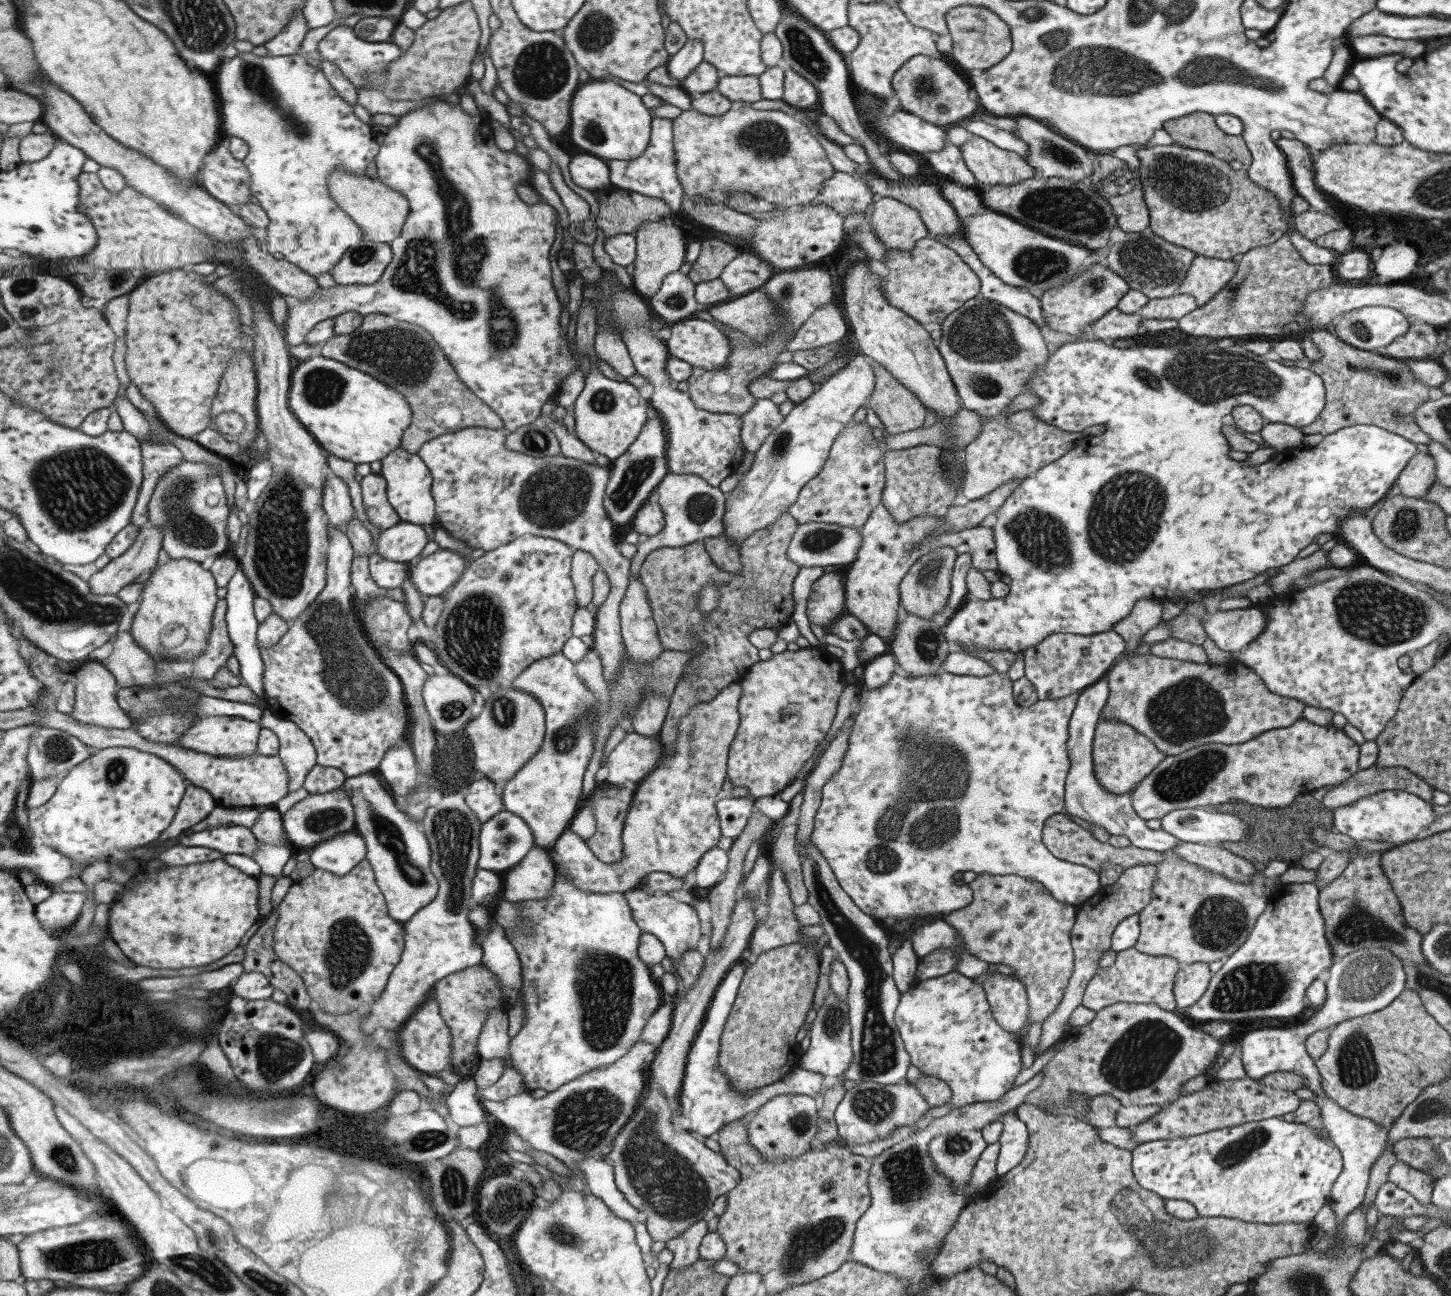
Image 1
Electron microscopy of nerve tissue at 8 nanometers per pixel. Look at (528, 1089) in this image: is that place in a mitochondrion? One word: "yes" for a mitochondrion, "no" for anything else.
no

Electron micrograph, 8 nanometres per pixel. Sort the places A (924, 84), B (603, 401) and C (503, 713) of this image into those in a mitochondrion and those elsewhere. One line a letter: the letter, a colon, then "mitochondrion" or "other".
A: mitochondrion
B: mitochondrion
C: mitochondrion

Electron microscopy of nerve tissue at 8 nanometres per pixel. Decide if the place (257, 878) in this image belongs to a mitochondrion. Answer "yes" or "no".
no

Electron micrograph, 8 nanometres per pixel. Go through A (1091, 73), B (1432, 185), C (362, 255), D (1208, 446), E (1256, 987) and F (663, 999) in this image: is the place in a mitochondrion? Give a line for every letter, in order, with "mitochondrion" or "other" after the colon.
A: mitochondrion
B: mitochondrion
C: mitochondrion
D: other
E: mitochondrion
F: other

